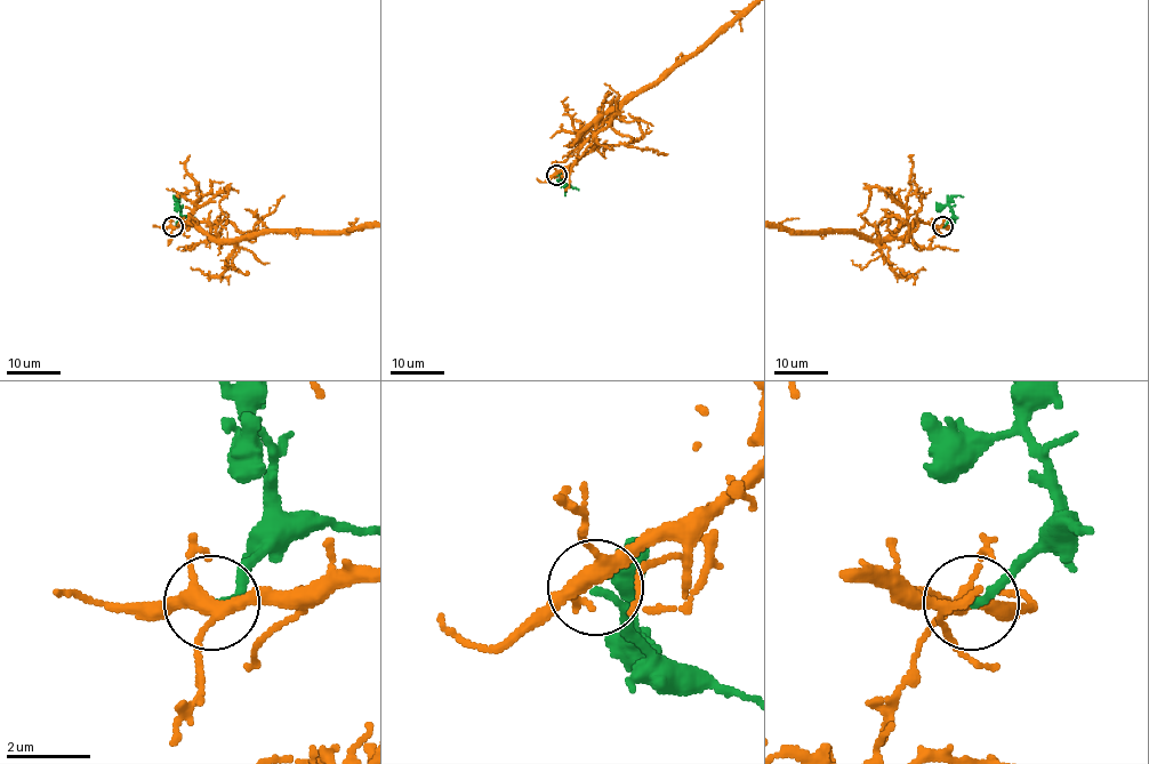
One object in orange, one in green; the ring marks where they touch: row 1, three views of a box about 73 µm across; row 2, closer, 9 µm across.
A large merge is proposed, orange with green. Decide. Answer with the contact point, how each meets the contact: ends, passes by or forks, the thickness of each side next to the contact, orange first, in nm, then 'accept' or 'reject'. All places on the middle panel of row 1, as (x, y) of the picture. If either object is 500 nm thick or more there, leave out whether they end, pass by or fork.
(556, 175) | orange forks | green ends | 320/180 nm | reject

